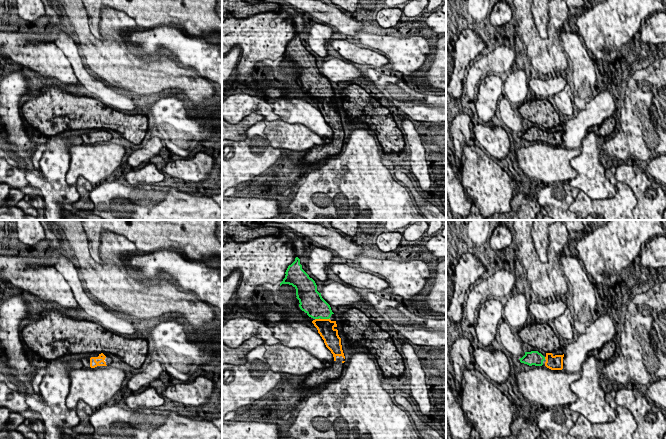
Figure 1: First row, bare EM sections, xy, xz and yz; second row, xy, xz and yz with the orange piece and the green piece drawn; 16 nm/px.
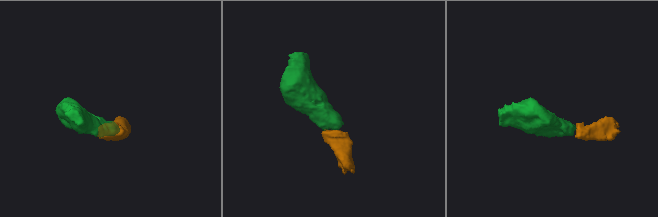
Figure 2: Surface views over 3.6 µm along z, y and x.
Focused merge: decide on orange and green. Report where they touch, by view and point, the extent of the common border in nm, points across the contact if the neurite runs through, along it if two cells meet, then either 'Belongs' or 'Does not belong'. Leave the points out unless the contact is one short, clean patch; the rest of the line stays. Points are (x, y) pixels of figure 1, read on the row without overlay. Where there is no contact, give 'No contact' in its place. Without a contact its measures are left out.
Touches orange at xz (325, 95). Shared border 130 nm. Path across: xz (325, 103), (325, 95), (316, 83). Belongs

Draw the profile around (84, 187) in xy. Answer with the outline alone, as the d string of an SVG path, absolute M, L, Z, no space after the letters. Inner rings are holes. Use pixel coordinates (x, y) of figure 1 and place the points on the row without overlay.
M80 176L77 179L77 183L76 183L76 188L77 191L80 195L80 199L83 199L84 201L78 201L75 206L80 209L80 205L82 204L84 207L84 210L87 211L91 211L95 208L94 203L90 200L90 193L94 188L94 185L91 184L87 179L85 179L84 177Z

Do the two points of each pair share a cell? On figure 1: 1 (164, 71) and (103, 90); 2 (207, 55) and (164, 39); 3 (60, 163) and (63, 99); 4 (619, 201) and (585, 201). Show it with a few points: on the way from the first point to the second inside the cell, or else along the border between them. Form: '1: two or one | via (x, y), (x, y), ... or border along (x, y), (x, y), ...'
1: two | border along (106, 85), (109, 88)
2: one | via (196, 52), (186, 44), (180, 44), (175, 41)
3: two | border along (59, 133), (61, 134)
4: one | via (611, 205), (593, 205)

